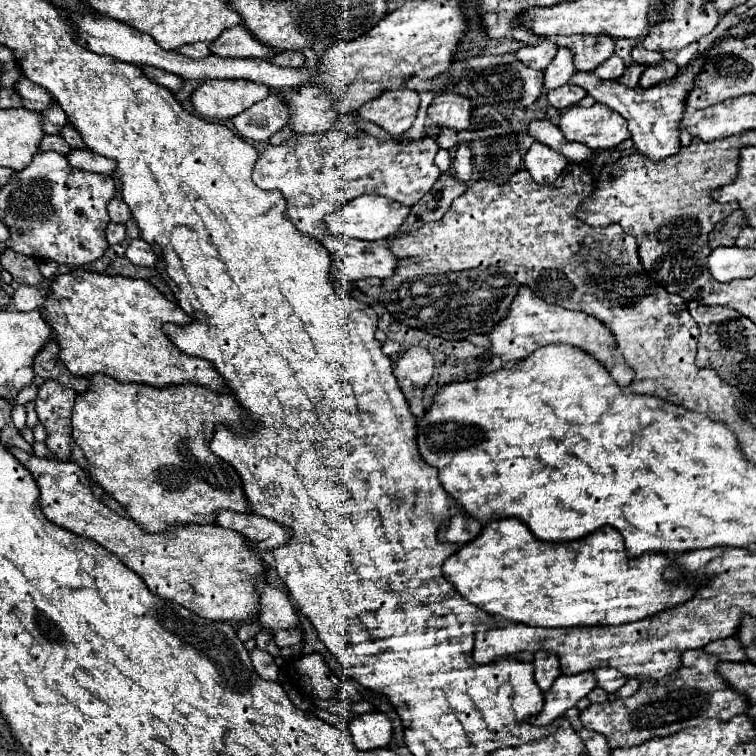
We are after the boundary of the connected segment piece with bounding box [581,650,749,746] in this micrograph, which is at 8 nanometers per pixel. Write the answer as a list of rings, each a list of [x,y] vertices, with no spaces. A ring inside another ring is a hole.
[[[687,650],[681,658],[683,666],[675,674],[669,674],[663,680],[641,682],[639,692],[631,698],[591,704],[587,710],[581,712],[583,726],[605,732],[607,740],[615,738],[615,746],[631,746],[631,738],[635,746],[657,736],[669,736],[683,728],[697,726],[709,718],[727,720],[737,714],[743,714],[749,708],[749,700],[743,700],[739,692],[731,692],[731,688],[727,688],[727,684],[719,680],[719,672],[715,672],[715,664],[719,664],[717,656],[711,656],[703,650]],[[617,728],[623,730],[617,732]]]

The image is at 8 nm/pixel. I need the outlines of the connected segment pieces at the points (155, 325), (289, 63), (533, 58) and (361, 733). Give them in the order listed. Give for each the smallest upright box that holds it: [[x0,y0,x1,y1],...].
[[41,268,227,392],[271,50,305,68],[515,38,559,70],[349,712,391,750]]

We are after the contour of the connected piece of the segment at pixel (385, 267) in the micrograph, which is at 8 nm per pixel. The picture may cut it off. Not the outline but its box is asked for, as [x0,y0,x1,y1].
[321,236,397,278]

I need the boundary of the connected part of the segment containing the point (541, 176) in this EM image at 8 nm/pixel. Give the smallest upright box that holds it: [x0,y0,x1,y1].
[523,142,567,184]

